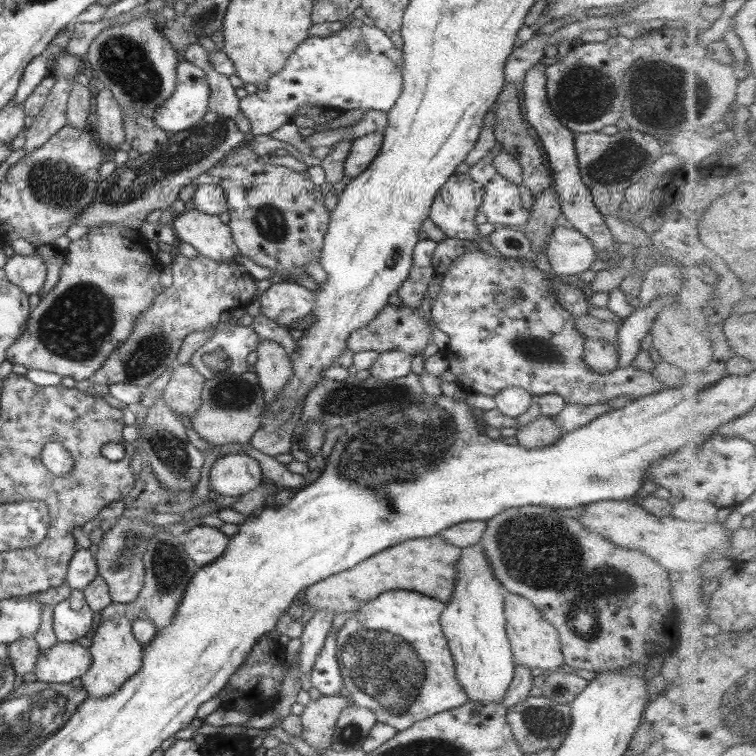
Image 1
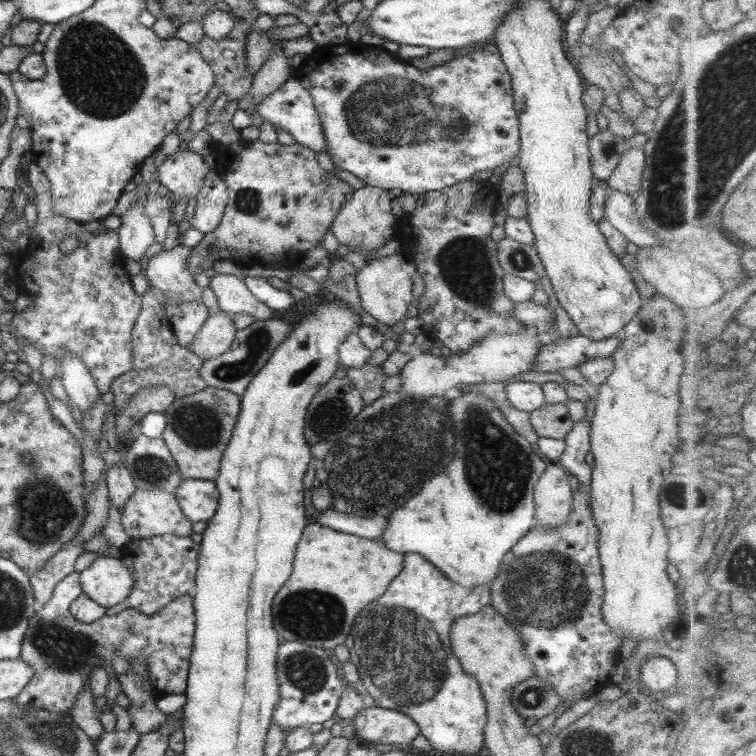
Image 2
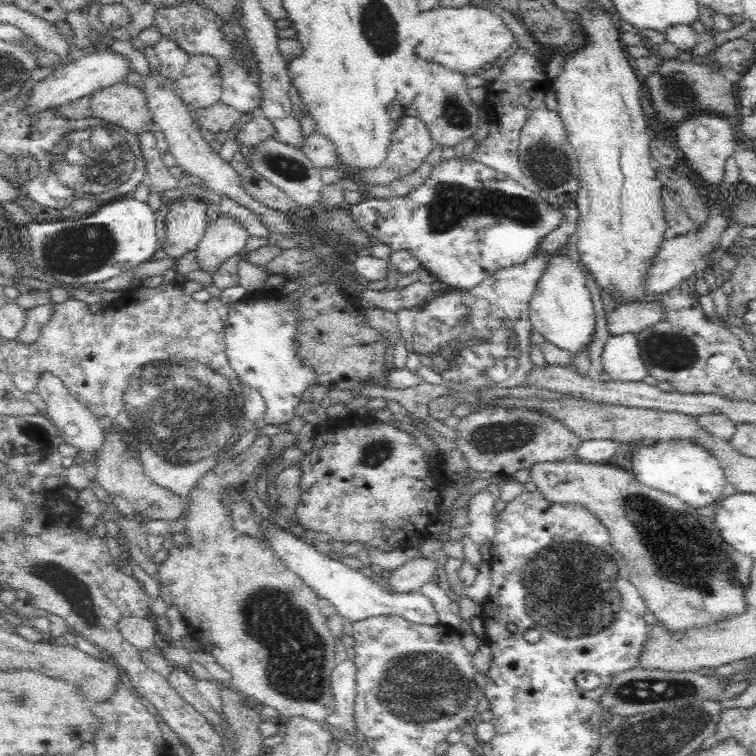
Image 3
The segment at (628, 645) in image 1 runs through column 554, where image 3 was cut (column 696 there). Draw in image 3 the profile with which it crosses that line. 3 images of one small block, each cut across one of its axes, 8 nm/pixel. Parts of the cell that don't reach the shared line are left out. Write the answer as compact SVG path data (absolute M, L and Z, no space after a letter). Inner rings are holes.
M574 460L573 462L543 462L537 465L532 465L530 468L530 479L529 483L532 488L539 490L544 497L547 498L548 502L576 502L583 504L600 522L603 522L609 530L610 542L613 547L622 554L624 563L626 563L629 581L636 587L636 590L640 593L647 611L652 613L657 619L658 624L662 624L667 632L674 634L675 636L682 636L690 630L702 630L702 627L714 626L718 622L724 622L728 618L733 616L742 616L748 610L748 603L745 600L745 592L749 587L751 578L751 568L753 567L754 560L744 554L740 554L734 550L732 545L722 540L720 531L714 525L711 517L701 517L698 514L697 508L687 505L681 498L676 498L674 495L644 486L642 483L636 480L634 473L630 474L624 469L619 467L613 467L608 463L587 463L581 460Z

